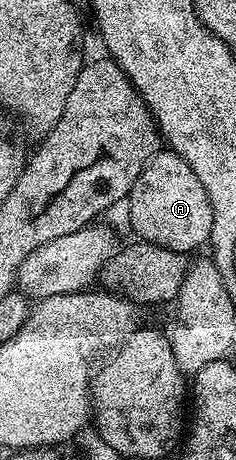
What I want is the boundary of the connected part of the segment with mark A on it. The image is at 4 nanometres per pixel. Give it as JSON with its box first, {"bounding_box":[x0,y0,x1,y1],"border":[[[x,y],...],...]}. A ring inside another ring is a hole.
{"bounding_box":[129,149,213,253],"border":[[[160,149],[141,169],[129,196],[131,227],[144,243],[191,253],[211,238],[213,205],[190,165],[170,149]]]}

